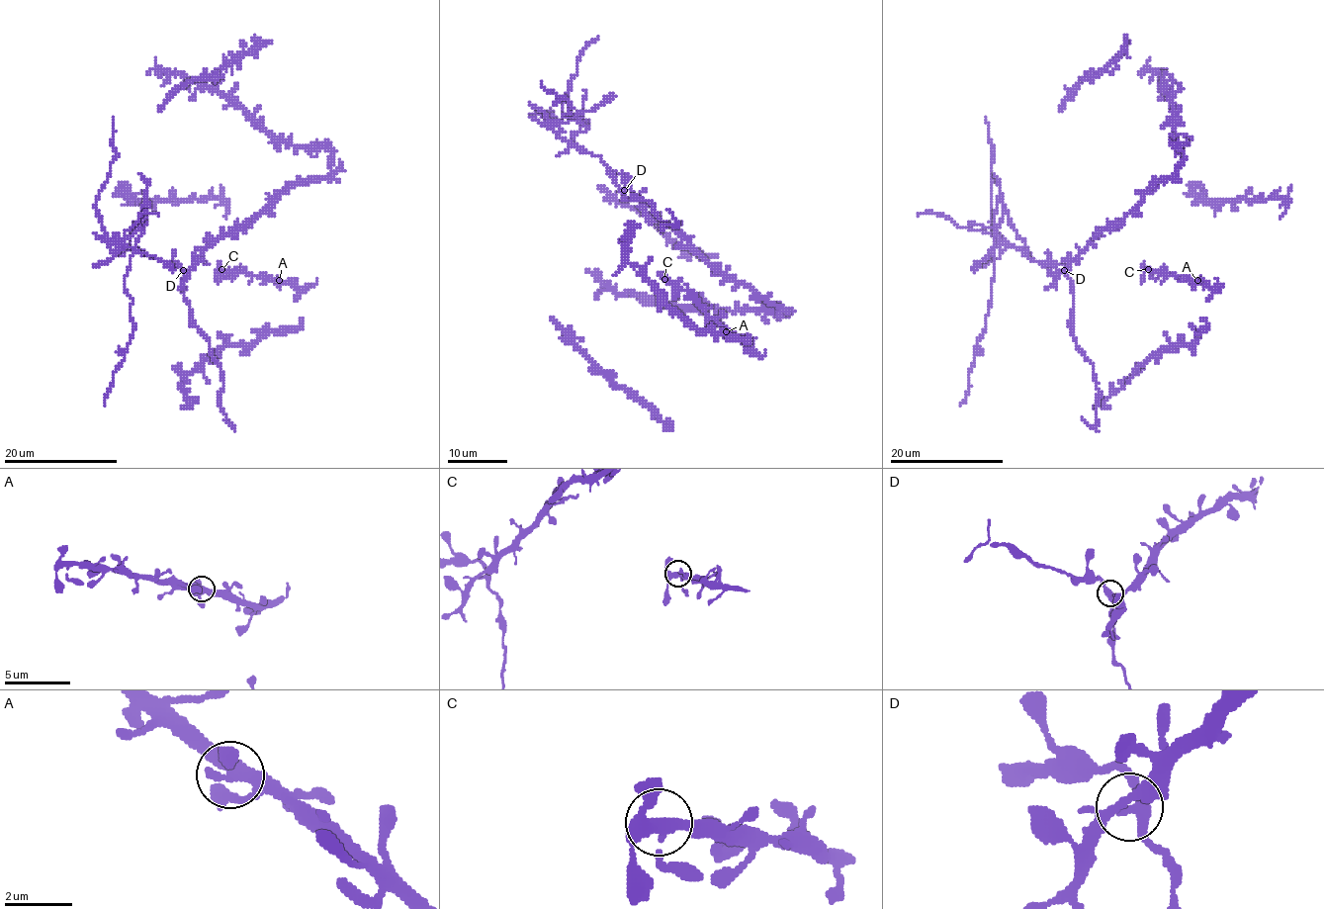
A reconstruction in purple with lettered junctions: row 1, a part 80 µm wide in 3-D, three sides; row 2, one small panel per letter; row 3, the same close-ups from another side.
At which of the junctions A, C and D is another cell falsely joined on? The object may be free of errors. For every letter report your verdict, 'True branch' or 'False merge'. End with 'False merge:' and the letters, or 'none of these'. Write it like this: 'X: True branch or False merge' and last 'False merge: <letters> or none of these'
A: True branch
C: True branch
D: False merge
False merge: D

